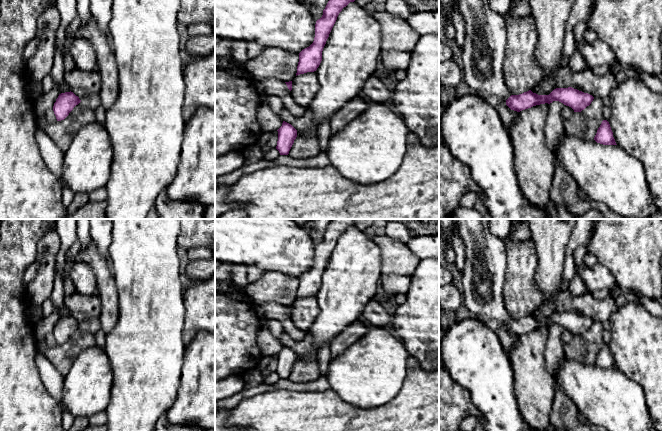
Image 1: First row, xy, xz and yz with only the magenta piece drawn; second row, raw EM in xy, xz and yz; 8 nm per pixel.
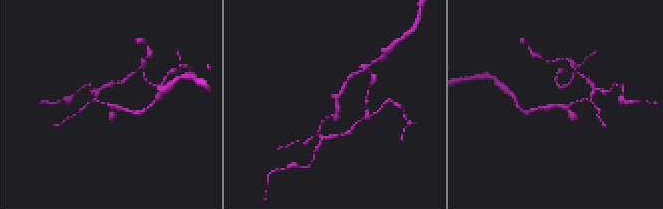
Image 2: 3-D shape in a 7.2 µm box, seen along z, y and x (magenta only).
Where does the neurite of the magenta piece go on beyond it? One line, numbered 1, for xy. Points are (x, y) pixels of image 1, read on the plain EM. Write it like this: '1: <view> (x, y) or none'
1: none

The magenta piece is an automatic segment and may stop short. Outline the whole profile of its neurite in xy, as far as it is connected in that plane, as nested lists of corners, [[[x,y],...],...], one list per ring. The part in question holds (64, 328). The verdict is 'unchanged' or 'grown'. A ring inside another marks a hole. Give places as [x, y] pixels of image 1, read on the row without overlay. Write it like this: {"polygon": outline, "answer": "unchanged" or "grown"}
{"polygon": [[[71,315],[59,318],[53,330],[57,345],[64,344],[80,326],[79,321]]], "answer": "unchanged"}

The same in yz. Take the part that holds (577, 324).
{"polygon": [[[572,311],[556,312],[549,319],[538,319],[531,314],[519,319],[511,319],[506,324],[506,329],[514,335],[531,332],[536,329],[552,327],[559,325],[566,330],[571,331],[574,336],[581,336],[591,328],[594,321],[588,317],[584,317]]], "answer": "unchanged"}

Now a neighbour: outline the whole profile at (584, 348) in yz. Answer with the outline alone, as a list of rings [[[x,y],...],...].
[[[594,321],[593,325],[581,336],[574,336],[570,342],[563,346],[564,356],[568,360],[581,363],[594,363],[603,341],[604,326]]]

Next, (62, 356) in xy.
[[[81,325],[64,344],[47,348],[44,339],[37,339],[37,345],[39,353],[43,354],[65,377],[78,355],[83,350],[95,345],[95,335]]]

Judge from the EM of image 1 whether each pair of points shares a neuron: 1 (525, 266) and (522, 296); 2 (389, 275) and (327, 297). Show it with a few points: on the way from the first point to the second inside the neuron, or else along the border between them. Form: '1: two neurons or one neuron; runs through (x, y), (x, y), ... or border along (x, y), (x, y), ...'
1: one neuron; runs through (522, 273), (522, 289)
2: two neurons; border along (380, 254), (379, 288)

